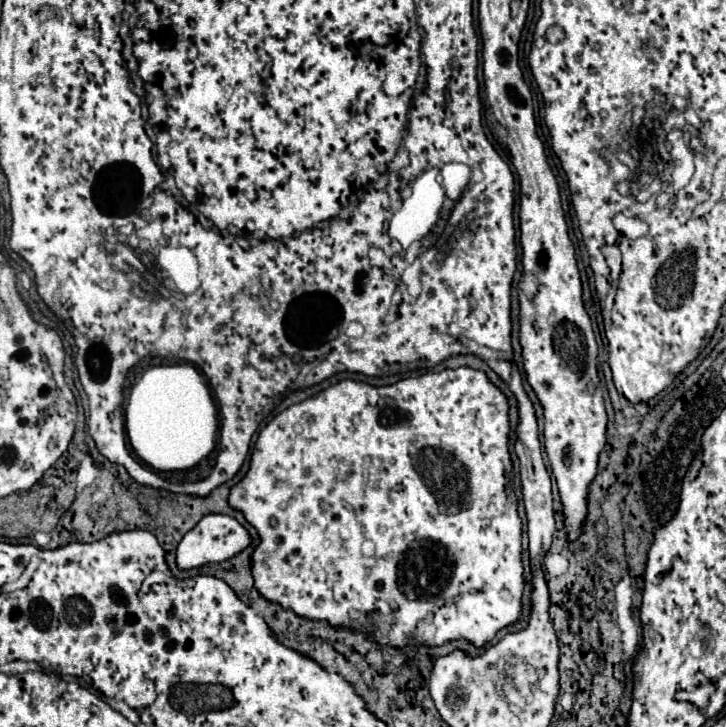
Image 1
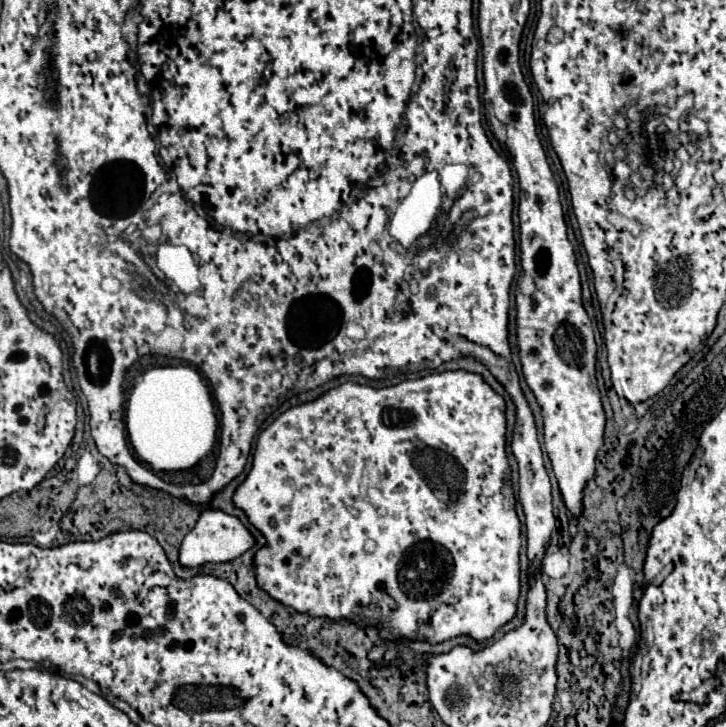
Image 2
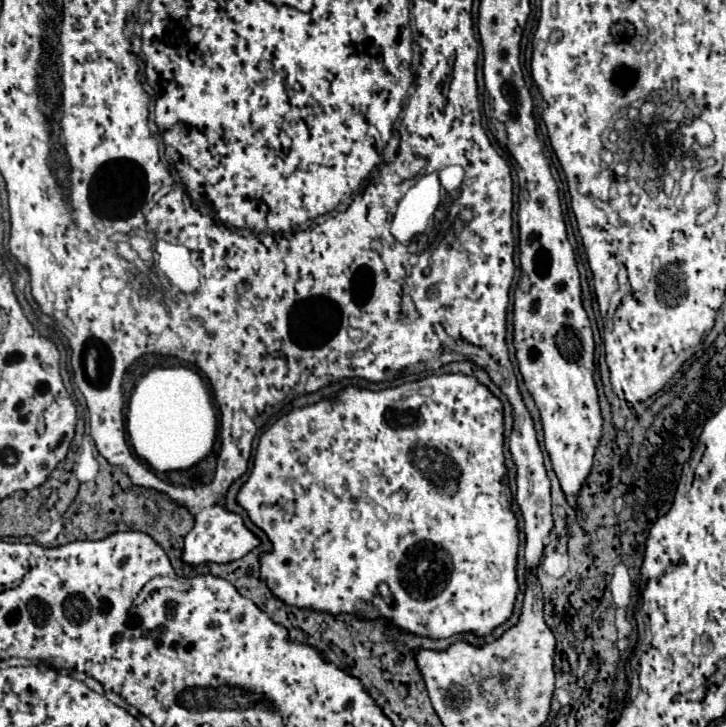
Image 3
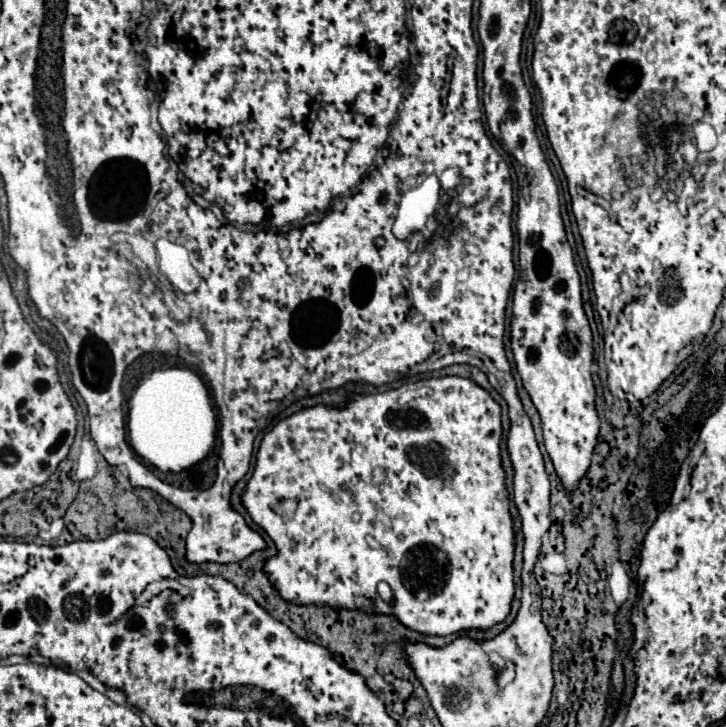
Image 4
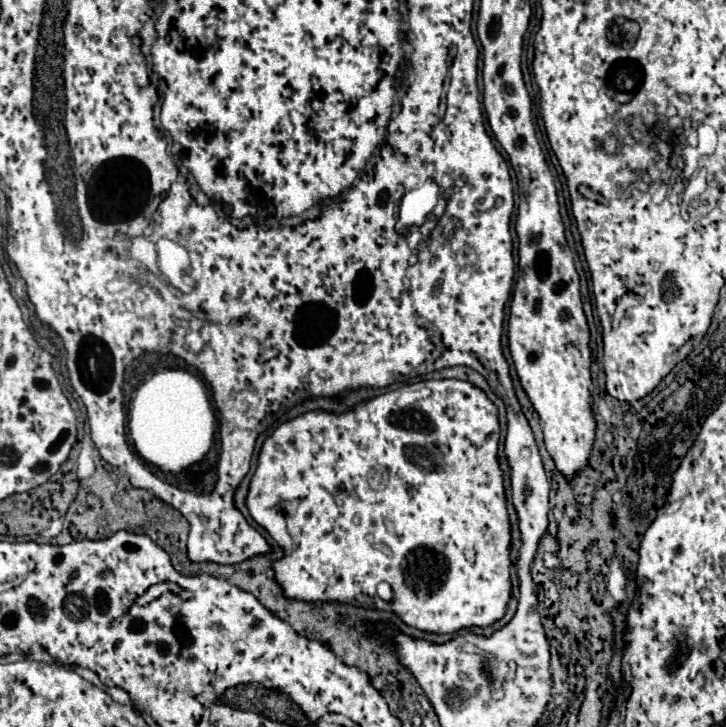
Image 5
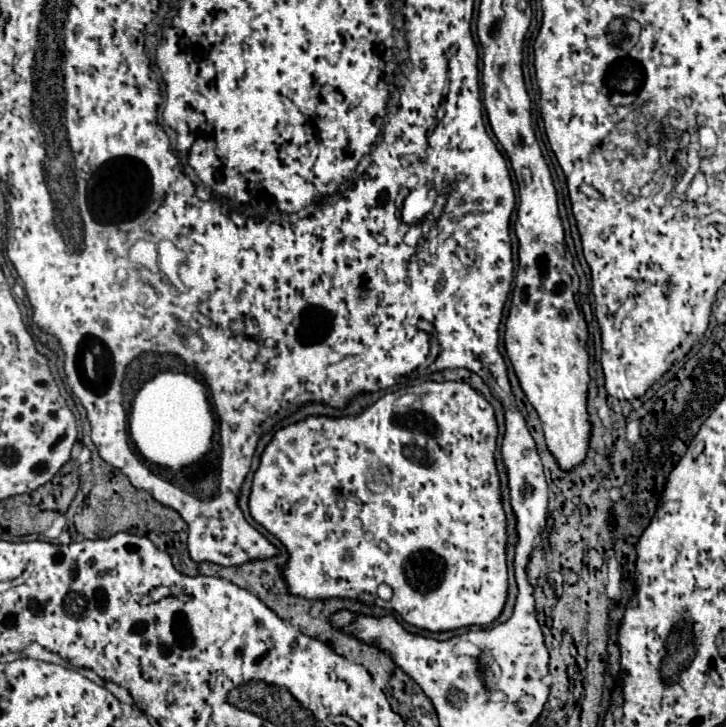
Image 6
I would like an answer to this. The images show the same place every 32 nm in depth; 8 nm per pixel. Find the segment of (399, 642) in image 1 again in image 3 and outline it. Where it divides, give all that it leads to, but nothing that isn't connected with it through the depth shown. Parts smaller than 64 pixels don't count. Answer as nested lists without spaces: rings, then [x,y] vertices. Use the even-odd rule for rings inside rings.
[[[440,374],[428,376],[416,382],[406,382],[396,388],[368,390],[358,386],[344,386],[332,398],[322,398],[316,404],[294,408],[292,412],[278,418],[258,440],[254,468],[240,488],[236,502],[248,512],[250,520],[264,530],[272,542],[272,552],[260,554],[260,580],[272,588],[278,600],[288,606],[306,608],[314,612],[338,614],[360,614],[366,620],[384,618],[402,632],[416,636],[428,636],[432,640],[450,638],[462,632],[472,632],[478,638],[490,636],[494,628],[504,624],[514,610],[518,580],[518,520],[512,512],[512,492],[506,484],[504,464],[504,404],[496,398],[482,382],[468,374]],[[428,388],[426,394],[420,390]],[[386,582],[394,600],[384,600],[378,592],[378,584]]]

